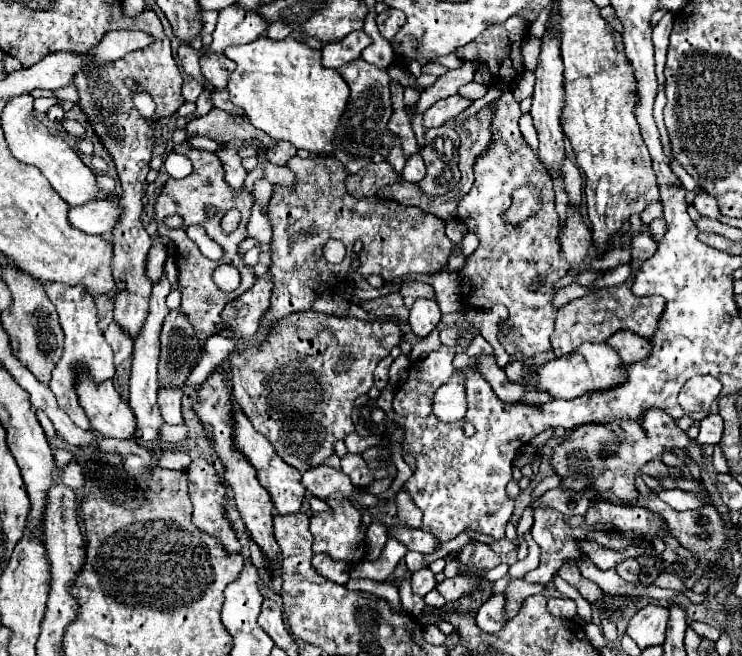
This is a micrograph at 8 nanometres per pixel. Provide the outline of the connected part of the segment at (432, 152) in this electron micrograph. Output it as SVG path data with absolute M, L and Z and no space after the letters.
M442 125L426 131L424 147L420 151L426 163L426 177L418 183L426 195L444 195L458 185L458 147L460 137L454 127Z

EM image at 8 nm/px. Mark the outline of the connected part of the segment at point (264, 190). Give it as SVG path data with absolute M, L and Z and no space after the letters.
M258 179L258 181L254 183L252 195L254 195L254 199L256 199L260 205L270 197L270 193L272 193L272 185L268 183L268 179Z

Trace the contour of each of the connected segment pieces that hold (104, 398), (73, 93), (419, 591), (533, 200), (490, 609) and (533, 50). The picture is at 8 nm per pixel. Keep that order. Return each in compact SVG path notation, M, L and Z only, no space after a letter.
M84 373L76 383L76 393L94 431L116 439L136 437L136 415L130 411L128 403L122 401L112 381L96 385Z
M66 85L66 87L62 87L62 89L58 89L58 91L54 91L54 95L58 97L58 99L62 99L62 101L74 101L74 103L78 103L78 91L76 91L76 87L74 85Z
M426 567L426 569L420 569L412 575L412 591L420 597L424 597L426 593L430 593L432 589L436 587L436 581L434 581L434 573Z
M520 187L515 189L512 195L512 207L508 209L508 223L518 223L520 219L526 219L528 215L534 215L540 209L540 195L532 191L532 187Z
M504 593L490 597L478 611L476 615L476 625L486 631L486 633L494 633L500 631L500 627L506 623L504 619Z
M530 35L522 47L522 57L524 57L524 67L528 71L534 71L536 69L536 63L538 63L538 53L540 51L540 39Z

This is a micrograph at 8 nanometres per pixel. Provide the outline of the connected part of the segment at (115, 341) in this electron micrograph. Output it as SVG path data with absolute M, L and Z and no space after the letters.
M114 323L112 327L108 327L108 331L104 331L104 337L114 351L114 365L120 365L124 359L132 355L132 347L134 347L132 339L128 339L128 335L124 335L124 331L120 331L120 327L116 327Z

